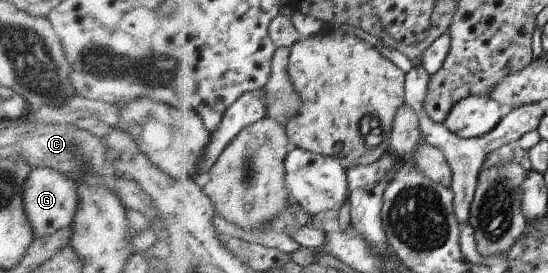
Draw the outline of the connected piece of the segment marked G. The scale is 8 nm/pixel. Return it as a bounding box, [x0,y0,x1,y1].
[22,167,79,238]

